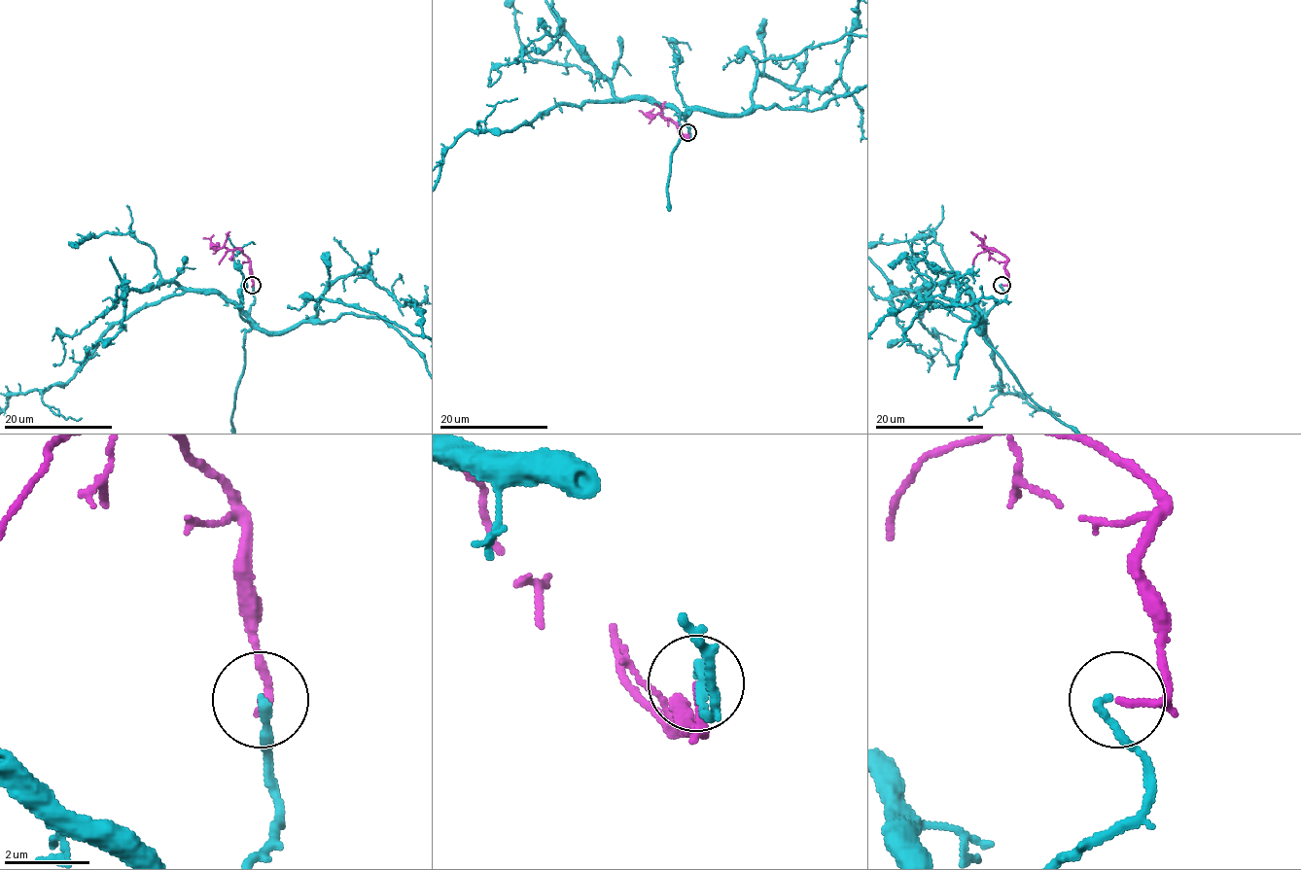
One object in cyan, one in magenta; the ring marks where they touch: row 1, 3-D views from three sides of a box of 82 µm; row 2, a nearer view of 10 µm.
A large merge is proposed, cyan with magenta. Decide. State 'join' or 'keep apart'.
join

